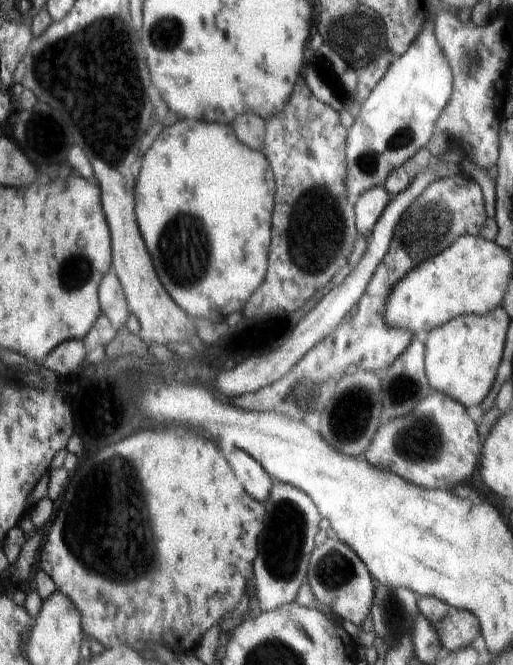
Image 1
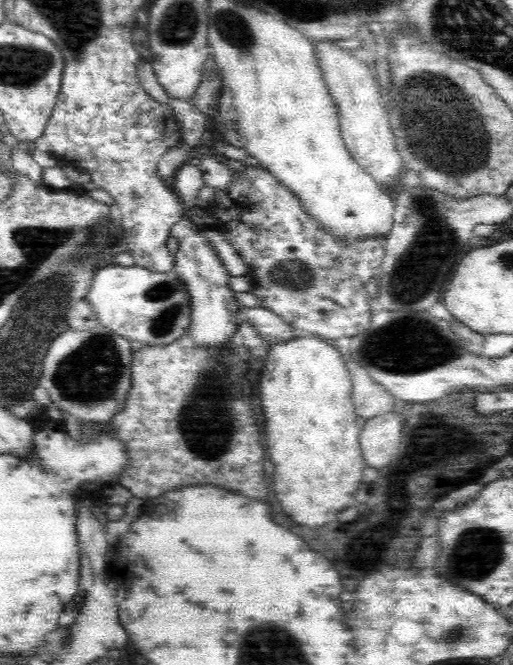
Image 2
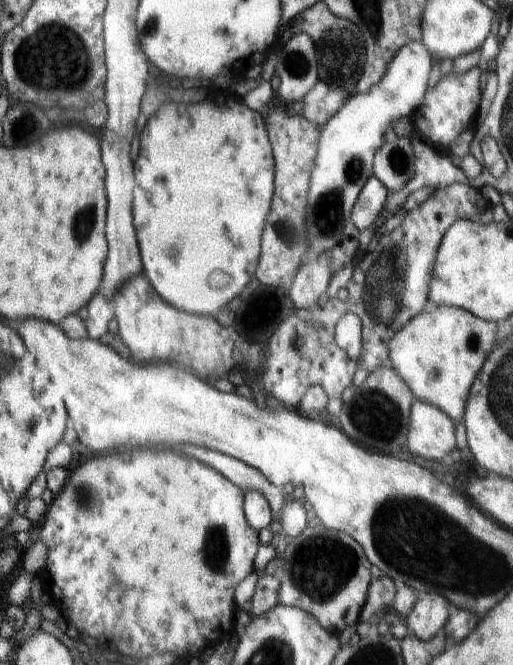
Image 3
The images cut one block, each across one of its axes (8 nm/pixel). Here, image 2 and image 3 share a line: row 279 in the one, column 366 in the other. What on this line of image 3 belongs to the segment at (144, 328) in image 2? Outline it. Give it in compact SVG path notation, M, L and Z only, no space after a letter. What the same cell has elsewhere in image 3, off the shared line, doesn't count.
M408 42L392 58L382 80L367 93L349 97L342 108L320 129L318 152L310 172L310 188L304 208L304 237L308 244L307 258L332 250L341 243L342 230L356 199L372 172L374 154L386 142L393 123L400 118L419 114L428 92L430 70L434 64L430 50L422 42Z

